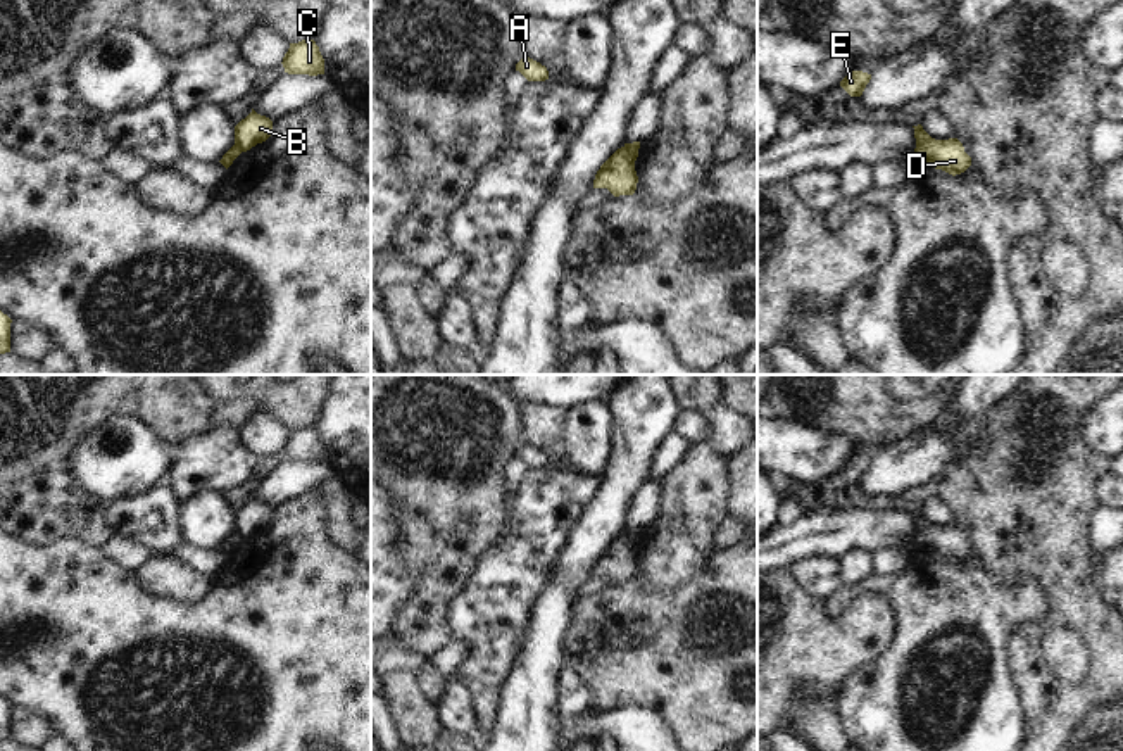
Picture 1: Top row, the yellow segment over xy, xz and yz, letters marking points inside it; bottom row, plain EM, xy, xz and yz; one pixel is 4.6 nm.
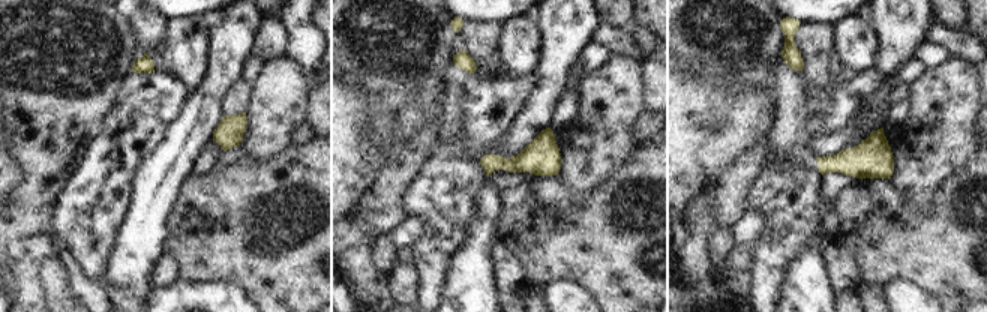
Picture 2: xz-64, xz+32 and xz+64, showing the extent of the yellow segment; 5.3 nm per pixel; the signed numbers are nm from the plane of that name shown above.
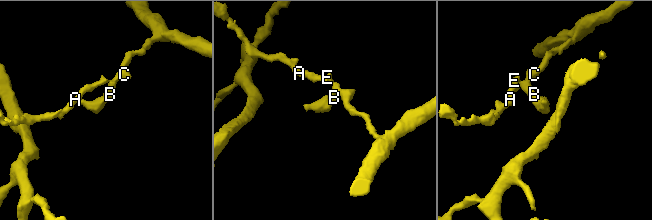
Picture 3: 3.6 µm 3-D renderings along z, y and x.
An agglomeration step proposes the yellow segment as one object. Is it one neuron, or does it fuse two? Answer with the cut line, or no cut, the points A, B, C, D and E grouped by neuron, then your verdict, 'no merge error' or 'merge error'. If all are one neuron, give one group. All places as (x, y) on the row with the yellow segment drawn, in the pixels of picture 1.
xz (623, 147), (633, 163) | A B C E / D | merge error

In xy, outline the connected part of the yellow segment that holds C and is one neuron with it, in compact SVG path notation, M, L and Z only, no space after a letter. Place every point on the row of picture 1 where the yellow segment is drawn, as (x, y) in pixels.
M314 40L290 43L281 64L288 74L324 74L324 59Z

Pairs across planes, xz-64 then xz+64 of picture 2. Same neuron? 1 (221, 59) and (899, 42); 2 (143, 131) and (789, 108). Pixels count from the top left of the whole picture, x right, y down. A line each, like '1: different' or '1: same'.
1: same
2: different

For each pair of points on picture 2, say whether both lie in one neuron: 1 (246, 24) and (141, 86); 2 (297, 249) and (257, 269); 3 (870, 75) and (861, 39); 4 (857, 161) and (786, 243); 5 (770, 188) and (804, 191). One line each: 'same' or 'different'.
1: different
2: same
3: different
4: different
5: same

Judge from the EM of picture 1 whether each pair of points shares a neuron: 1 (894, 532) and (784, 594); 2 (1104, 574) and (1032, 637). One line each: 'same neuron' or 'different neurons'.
1: different neurons
2: different neurons

